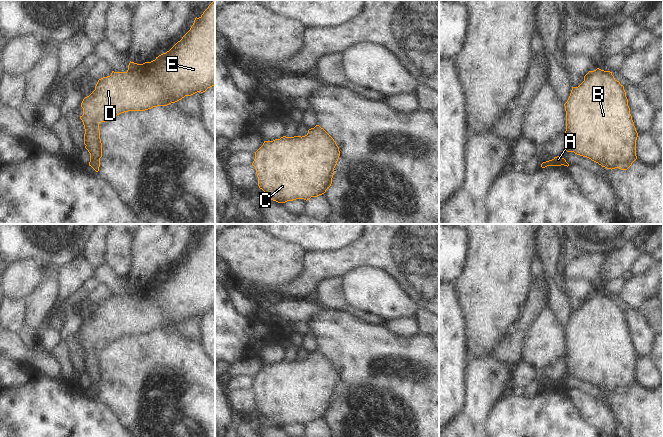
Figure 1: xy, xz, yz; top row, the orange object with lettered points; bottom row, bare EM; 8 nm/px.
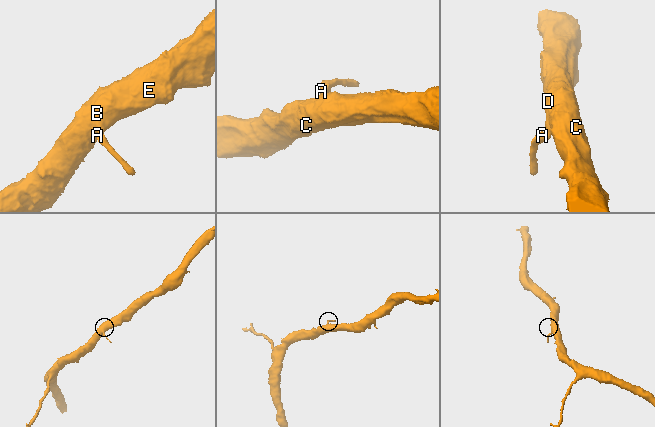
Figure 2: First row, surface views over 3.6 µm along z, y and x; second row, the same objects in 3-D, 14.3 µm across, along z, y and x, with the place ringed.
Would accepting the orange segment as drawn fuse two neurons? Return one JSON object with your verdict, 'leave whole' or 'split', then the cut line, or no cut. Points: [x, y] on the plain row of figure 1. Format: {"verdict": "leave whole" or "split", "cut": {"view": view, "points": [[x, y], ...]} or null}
{"verdict": "leave whole", "cut": null}

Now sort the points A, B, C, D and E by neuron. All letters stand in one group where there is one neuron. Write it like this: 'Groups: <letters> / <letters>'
Groups: A B C D E

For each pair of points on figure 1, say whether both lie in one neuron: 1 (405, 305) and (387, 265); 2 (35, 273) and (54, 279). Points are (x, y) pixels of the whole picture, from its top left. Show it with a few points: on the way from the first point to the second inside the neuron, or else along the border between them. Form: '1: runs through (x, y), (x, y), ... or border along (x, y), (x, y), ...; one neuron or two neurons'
1: border along (369, 266), (386, 270), (407, 291); two neurons
2: border along (43, 264), (44, 280), (30, 295); two neurons

